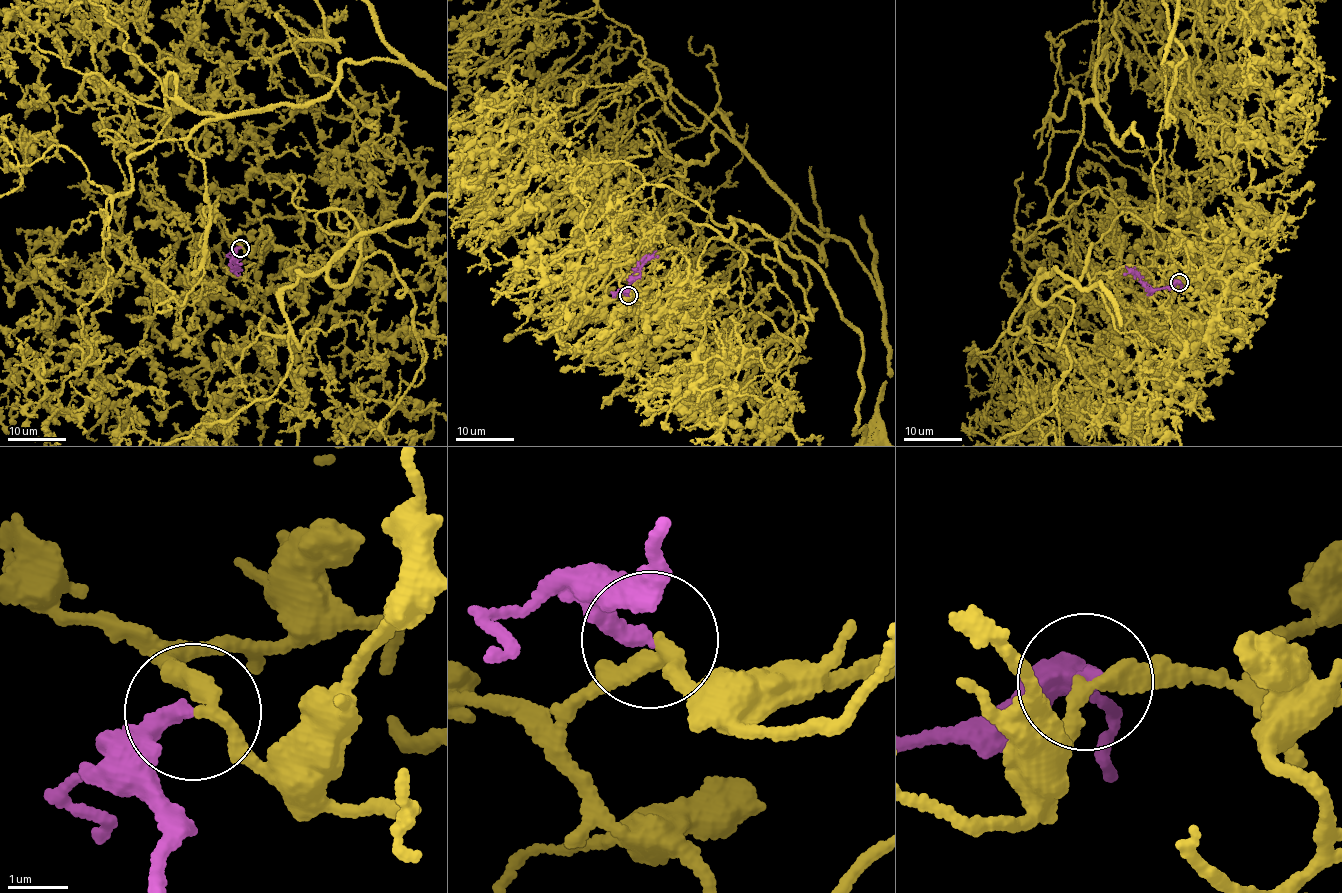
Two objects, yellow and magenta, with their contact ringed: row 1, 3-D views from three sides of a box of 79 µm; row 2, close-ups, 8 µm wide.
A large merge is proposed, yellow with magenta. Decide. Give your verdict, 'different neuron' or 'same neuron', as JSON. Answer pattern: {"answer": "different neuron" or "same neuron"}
{"answer": "same neuron"}

